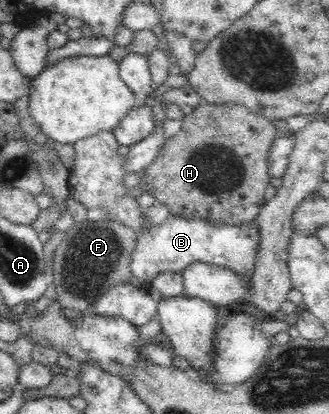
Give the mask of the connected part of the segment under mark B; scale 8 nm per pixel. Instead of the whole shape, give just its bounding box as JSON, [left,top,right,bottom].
[130,215,260,284]

